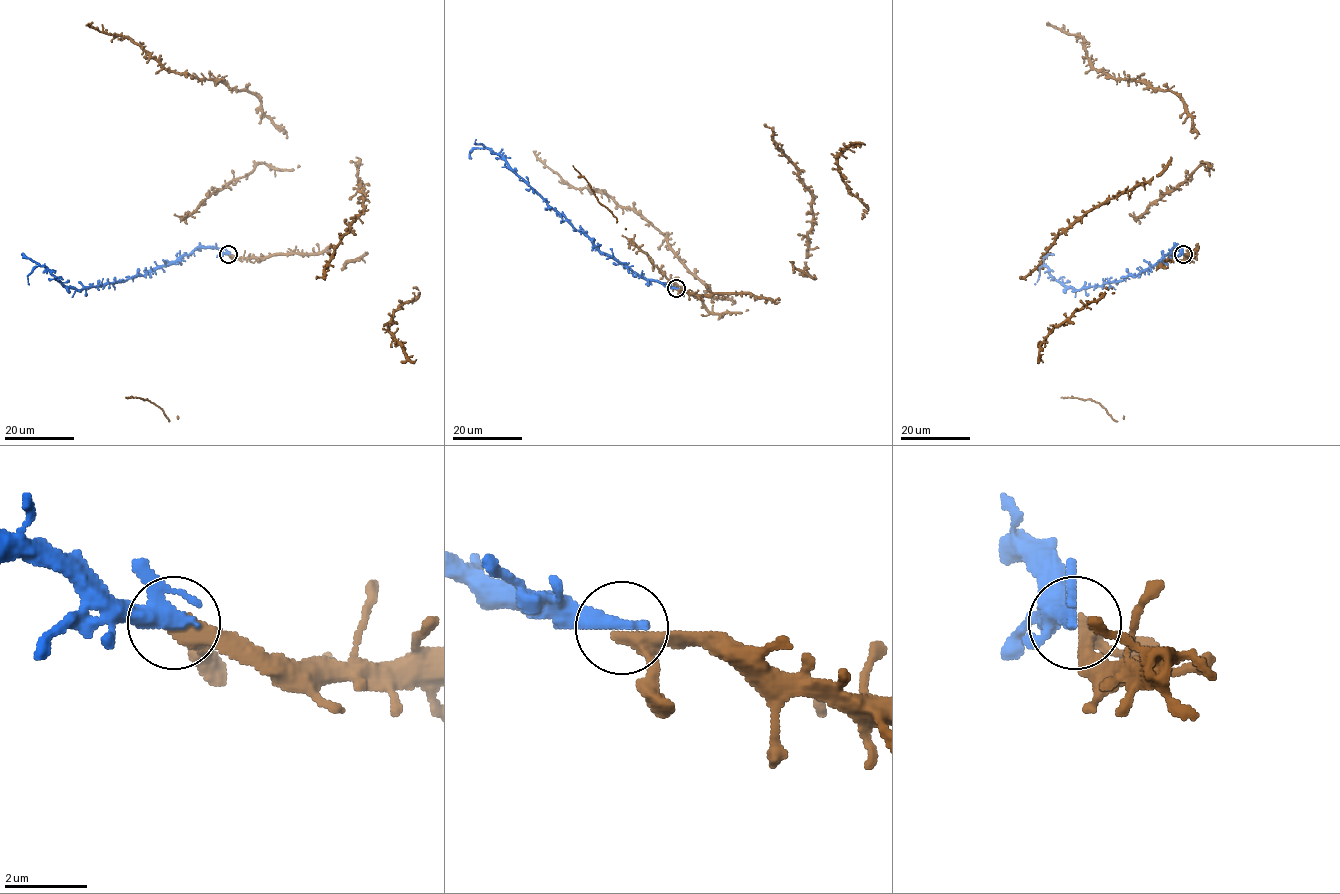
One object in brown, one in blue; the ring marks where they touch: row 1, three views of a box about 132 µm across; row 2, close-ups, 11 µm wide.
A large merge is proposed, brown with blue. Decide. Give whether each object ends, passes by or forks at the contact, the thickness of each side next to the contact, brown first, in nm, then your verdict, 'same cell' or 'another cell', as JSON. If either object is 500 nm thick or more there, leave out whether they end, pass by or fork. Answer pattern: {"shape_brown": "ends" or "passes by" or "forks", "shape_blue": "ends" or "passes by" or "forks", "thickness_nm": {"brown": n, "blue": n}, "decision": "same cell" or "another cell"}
{"shape_brown": "passes by", "shape_blue": "forks", "thickness_nm": {"brown": 360, "blue": 280}, "decision": "same cell"}

